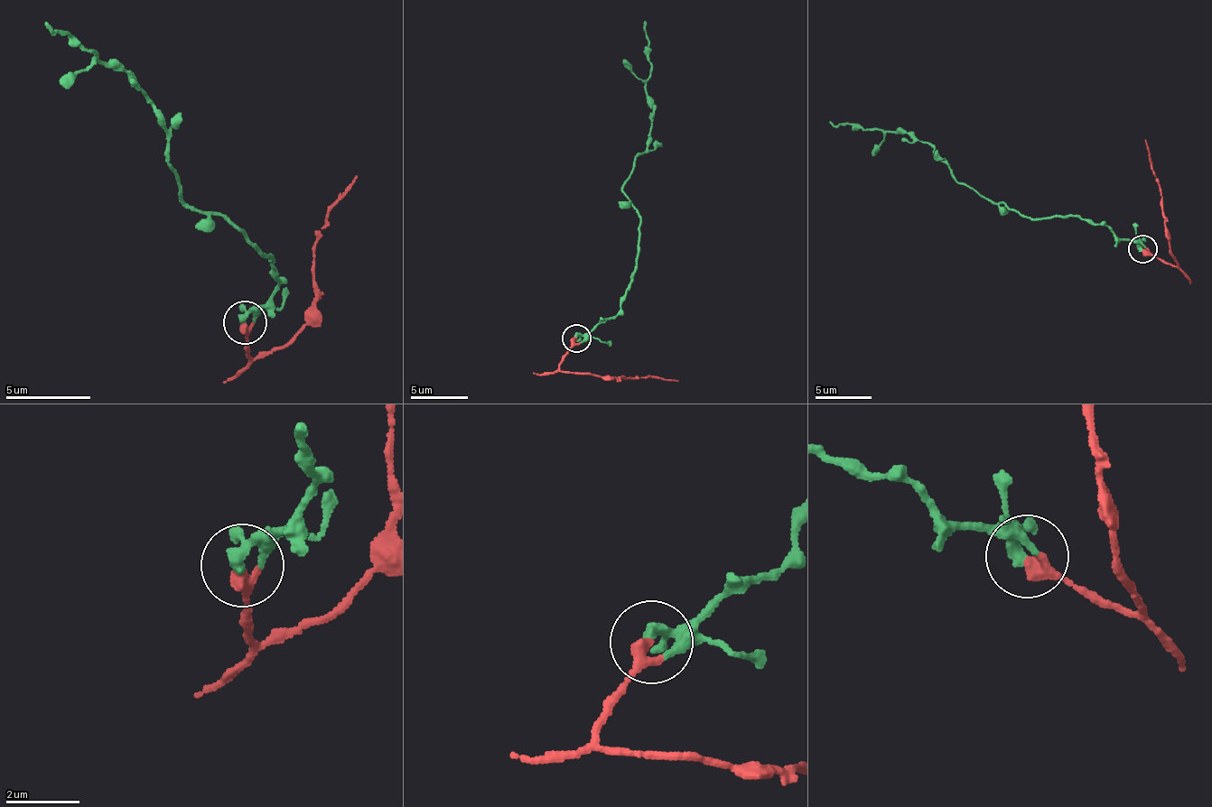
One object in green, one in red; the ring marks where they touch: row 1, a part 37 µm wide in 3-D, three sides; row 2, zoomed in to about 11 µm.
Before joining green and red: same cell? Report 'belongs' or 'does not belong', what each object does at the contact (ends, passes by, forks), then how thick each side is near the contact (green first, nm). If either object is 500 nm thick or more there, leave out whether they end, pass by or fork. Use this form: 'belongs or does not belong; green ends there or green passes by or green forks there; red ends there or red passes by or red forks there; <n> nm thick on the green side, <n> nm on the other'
belongs; green passes by; red ends there; 240 nm thick on the green side, 380 nm on the other

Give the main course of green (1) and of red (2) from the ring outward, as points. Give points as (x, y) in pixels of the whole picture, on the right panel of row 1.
1: (1143, 249), (1076, 216), (1023, 217), (1002, 202), (961, 184), (926, 143), (894, 130), (831, 120)
2: (1143, 249), (1175, 265), (1163, 223), (1160, 180), (1144, 140)

